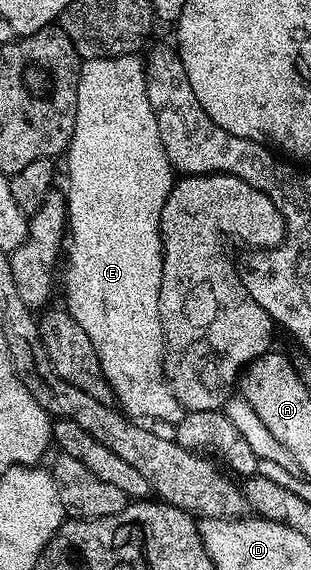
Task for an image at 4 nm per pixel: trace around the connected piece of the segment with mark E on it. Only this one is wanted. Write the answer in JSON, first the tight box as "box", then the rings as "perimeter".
{"box":[64,54,186,424],"perimeter":[[[123,54],[113,58],[85,58],[80,63],[80,79],[78,80],[78,108],[76,109],[76,127],[72,142],[68,145],[68,190],[66,201],[68,204],[68,230],[70,231],[70,245],[66,250],[68,271],[64,274],[64,298],[68,313],[82,324],[86,336],[94,344],[94,352],[98,352],[98,360],[102,364],[102,372],[116,393],[119,409],[133,420],[148,420],[169,422],[175,424],[183,420],[186,413],[183,404],[174,396],[174,392],[164,381],[164,329],[160,319],[160,289],[162,288],[162,268],[164,267],[164,239],[160,217],[162,208],[172,190],[174,171],[168,163],[166,148],[162,148],[162,136],[158,132],[158,120],[154,116],[154,108],[150,104],[150,96],[146,96],[145,59],[136,54]]]}

